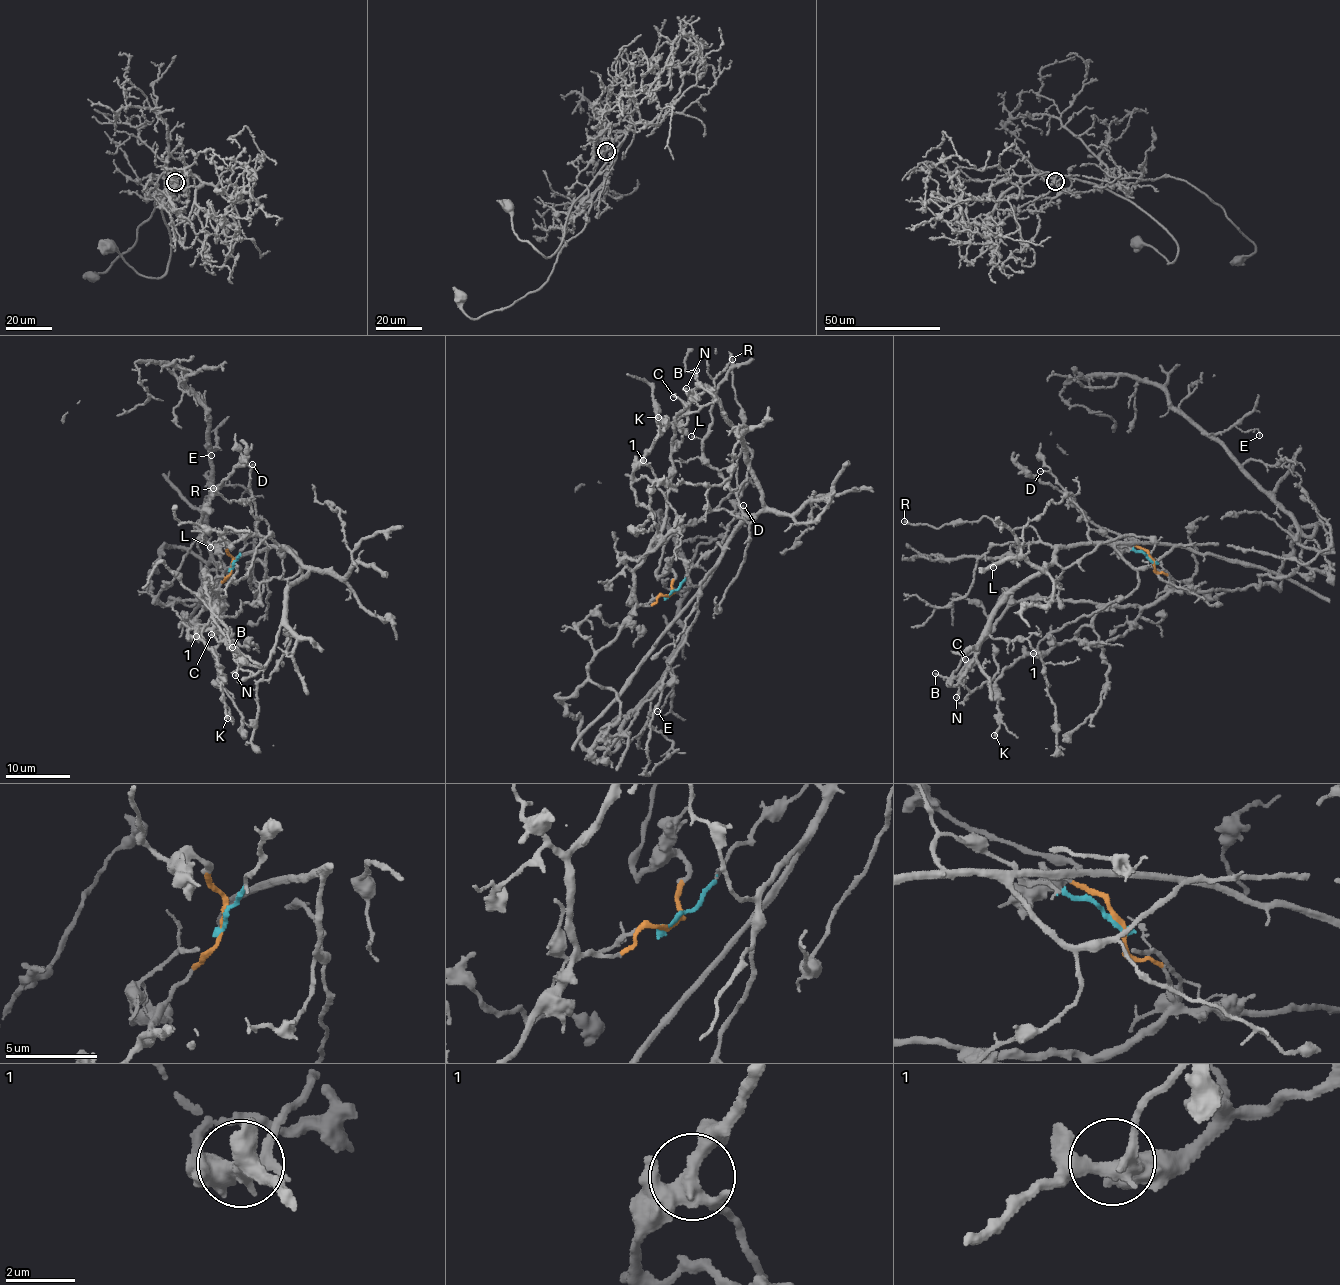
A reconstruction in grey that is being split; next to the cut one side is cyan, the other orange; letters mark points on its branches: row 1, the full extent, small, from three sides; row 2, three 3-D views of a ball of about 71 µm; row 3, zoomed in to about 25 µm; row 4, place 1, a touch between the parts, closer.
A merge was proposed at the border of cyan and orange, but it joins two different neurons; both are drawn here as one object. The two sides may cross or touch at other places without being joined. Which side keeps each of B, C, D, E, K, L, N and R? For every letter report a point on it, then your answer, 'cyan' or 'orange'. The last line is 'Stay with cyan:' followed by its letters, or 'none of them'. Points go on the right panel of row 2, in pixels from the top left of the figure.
B: at (935, 673); cyan
C: at (965, 659); orange
D: at (1040, 471); cyan
E: at (1259, 435); orange
K: at (994, 735); orange
L: at (993, 567); cyan
N: at (956, 697); orange
R: at (904, 521); cyan
Stay with cyan: B, D, L, R

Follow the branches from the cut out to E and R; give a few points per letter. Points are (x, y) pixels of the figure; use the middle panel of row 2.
E: (668, 595), (634, 610), (588, 677), (617, 700), (619, 717), (603, 728), (613, 742), (669, 669), (657, 711)
R: (668, 595), (740, 524), (736, 461), (744, 445), (744, 411), (735, 398), (731, 358)

